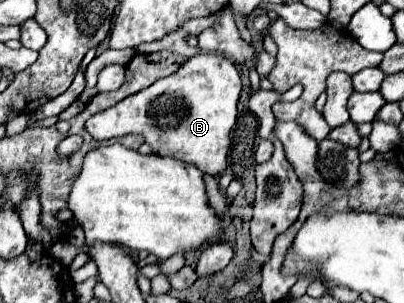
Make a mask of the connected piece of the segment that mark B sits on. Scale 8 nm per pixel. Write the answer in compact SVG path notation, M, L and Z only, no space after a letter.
M199 53L179 67L177 73L157 79L151 87L93 115L85 123L85 131L97 141L139 133L155 155L175 157L197 165L203 173L219 175L227 167L231 149L229 135L237 121L239 93L241 79L235 63L219 53Z

